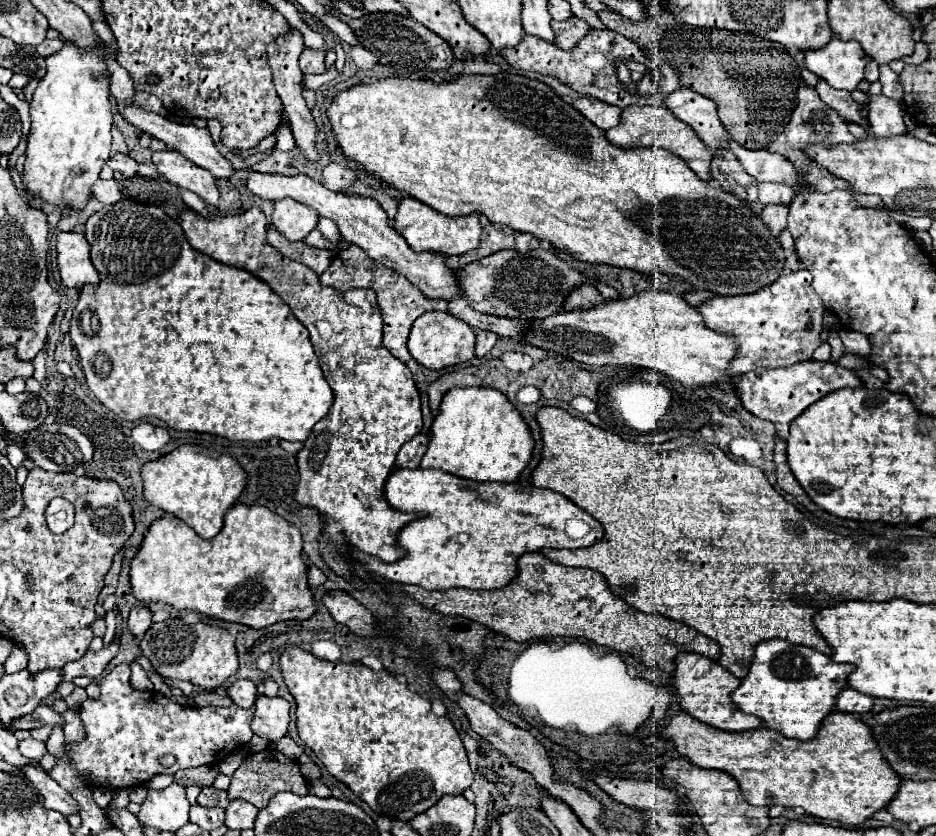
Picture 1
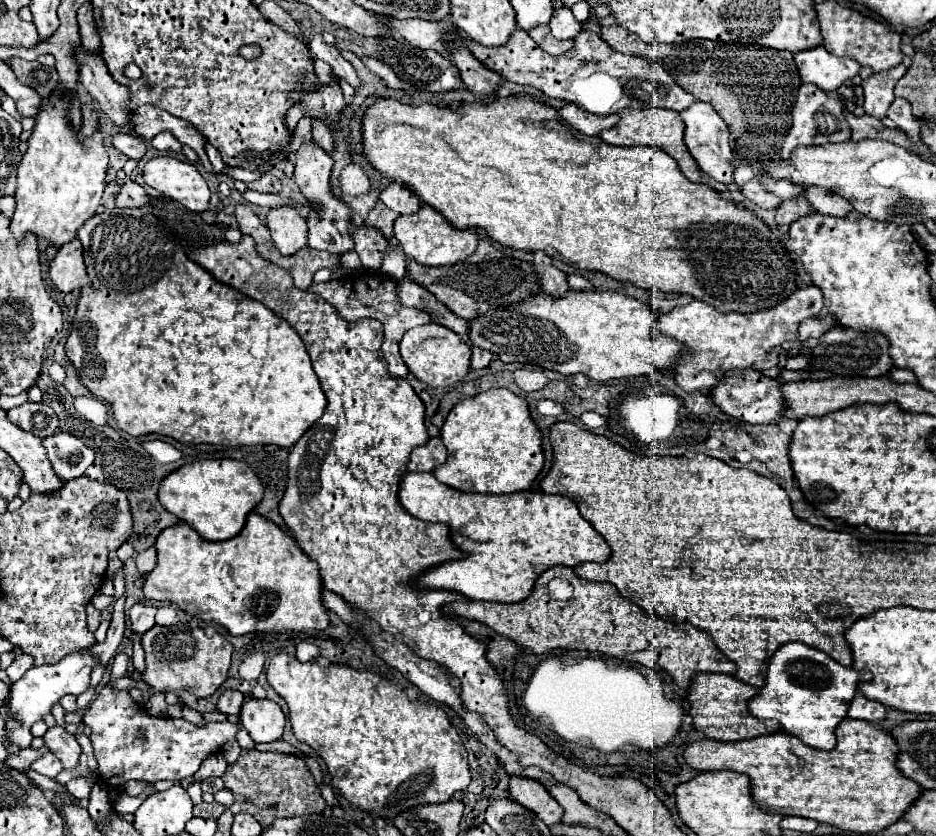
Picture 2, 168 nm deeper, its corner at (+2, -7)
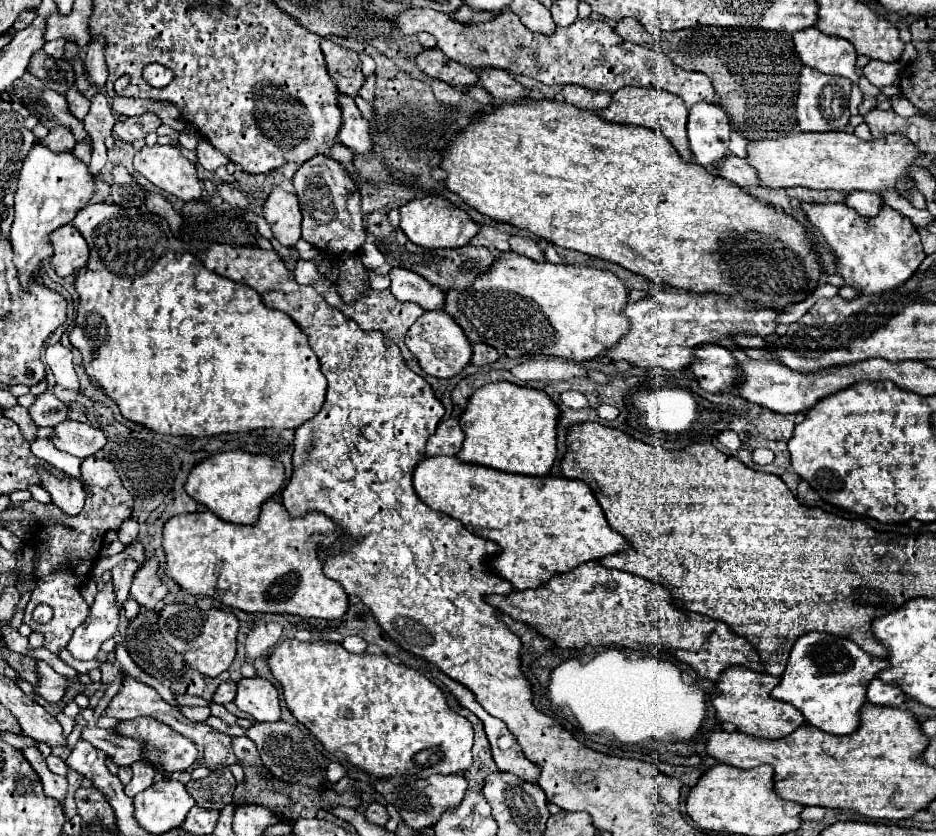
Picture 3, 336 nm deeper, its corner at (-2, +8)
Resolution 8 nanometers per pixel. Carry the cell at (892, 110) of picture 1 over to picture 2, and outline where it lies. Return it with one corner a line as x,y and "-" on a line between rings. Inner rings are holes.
898,65
894,69
882,71
882,73
872,73
864,83
864,109
868,115
882,119
886,117
886,111
890,103
896,99
894,97
894,85
898,79
906,73
904,65

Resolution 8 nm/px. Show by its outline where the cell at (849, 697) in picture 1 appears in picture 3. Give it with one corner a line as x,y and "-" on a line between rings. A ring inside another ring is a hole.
874,678
870,682
866,698
870,704
876,704
876,706
902,706
906,700
902,696
902,692
898,692
898,688
890,688
886,684
880,684
878,678

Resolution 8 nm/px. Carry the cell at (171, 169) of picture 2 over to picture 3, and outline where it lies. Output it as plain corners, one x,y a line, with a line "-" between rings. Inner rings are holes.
154,144
154,146
144,146
140,152
136,152
134,156
134,168
146,176
152,184
156,184
158,188
182,198
182,200
198,200
202,196
202,180
198,178
198,168
180,154
178,148
174,146
160,146
160,144

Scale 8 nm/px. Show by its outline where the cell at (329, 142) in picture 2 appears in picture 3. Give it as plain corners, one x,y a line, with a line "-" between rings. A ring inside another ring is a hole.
336,142
332,148
330,148
330,152
328,152
330,156
334,156
340,164
344,164
346,166
346,170
350,172
350,174
354,174
354,166
352,166
352,158
354,158
354,152
350,150
350,148
346,148
346,146
342,146
340,142

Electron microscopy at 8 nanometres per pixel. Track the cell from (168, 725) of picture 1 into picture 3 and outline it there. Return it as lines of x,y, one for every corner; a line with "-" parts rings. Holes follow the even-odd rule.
152,716
120,720
112,730
120,736
140,740
144,760
150,764
162,764
166,772
186,770
198,758
198,746
190,738
174,732
168,724

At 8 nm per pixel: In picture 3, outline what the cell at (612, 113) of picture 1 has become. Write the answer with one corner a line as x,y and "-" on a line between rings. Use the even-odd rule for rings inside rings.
564,86
562,94
564,94
564,100
568,104
572,104
580,110
592,110
592,112
598,112
612,102
612,94
608,94
608,92
590,92
582,86

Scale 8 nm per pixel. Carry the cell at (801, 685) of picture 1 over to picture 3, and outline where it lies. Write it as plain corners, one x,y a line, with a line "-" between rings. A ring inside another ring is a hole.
806,632
794,642
786,672
770,696
792,704
804,714
808,724
828,734
852,734
854,728
858,728
858,710
866,702
866,688
870,680
888,666
890,664
884,660
862,652
862,648
858,648
852,640

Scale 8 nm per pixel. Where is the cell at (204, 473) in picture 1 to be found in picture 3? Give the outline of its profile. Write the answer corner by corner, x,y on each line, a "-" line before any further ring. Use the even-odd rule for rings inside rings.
244,450
218,452
202,460
188,472
186,492
200,504
204,504
218,518
232,524
256,524
260,506
282,486
284,468
280,462
264,454
250,454

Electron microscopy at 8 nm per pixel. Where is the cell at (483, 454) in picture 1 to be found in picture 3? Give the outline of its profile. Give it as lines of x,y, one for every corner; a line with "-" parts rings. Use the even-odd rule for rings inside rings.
512,382
486,384
470,396
458,418
466,438
456,458
466,464
478,464
500,472
544,476
556,458
556,418
558,408
542,390

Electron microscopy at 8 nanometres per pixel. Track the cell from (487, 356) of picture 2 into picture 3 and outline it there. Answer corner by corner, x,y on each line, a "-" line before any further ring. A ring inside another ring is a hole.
482,342
474,344
474,354
472,354
472,364
474,364
474,366
492,364
496,358
498,358
498,352
496,352
492,346
482,344

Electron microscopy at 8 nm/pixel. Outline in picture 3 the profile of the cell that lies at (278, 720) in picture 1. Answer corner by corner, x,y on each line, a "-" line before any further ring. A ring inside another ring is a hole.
242,678
234,704
258,722
276,722
282,716
280,694
276,686
264,678

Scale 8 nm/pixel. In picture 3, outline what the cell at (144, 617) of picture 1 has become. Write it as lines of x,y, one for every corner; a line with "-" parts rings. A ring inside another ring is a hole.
152,558
146,562
134,576
132,588
130,588
130,598
134,598
140,606
154,610
156,604
168,594
166,584
158,576
158,560

